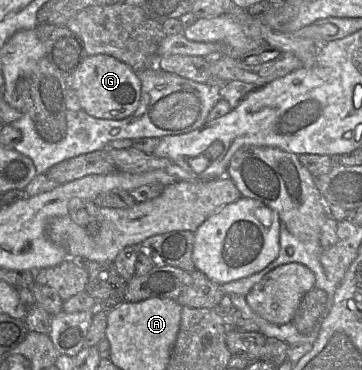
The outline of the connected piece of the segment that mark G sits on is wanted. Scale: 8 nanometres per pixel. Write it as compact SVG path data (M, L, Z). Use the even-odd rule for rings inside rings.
M104 54L86 56L74 73L66 77L66 85L77 95L81 110L100 119L129 117L138 108L141 98L141 82L137 73L127 64Z

